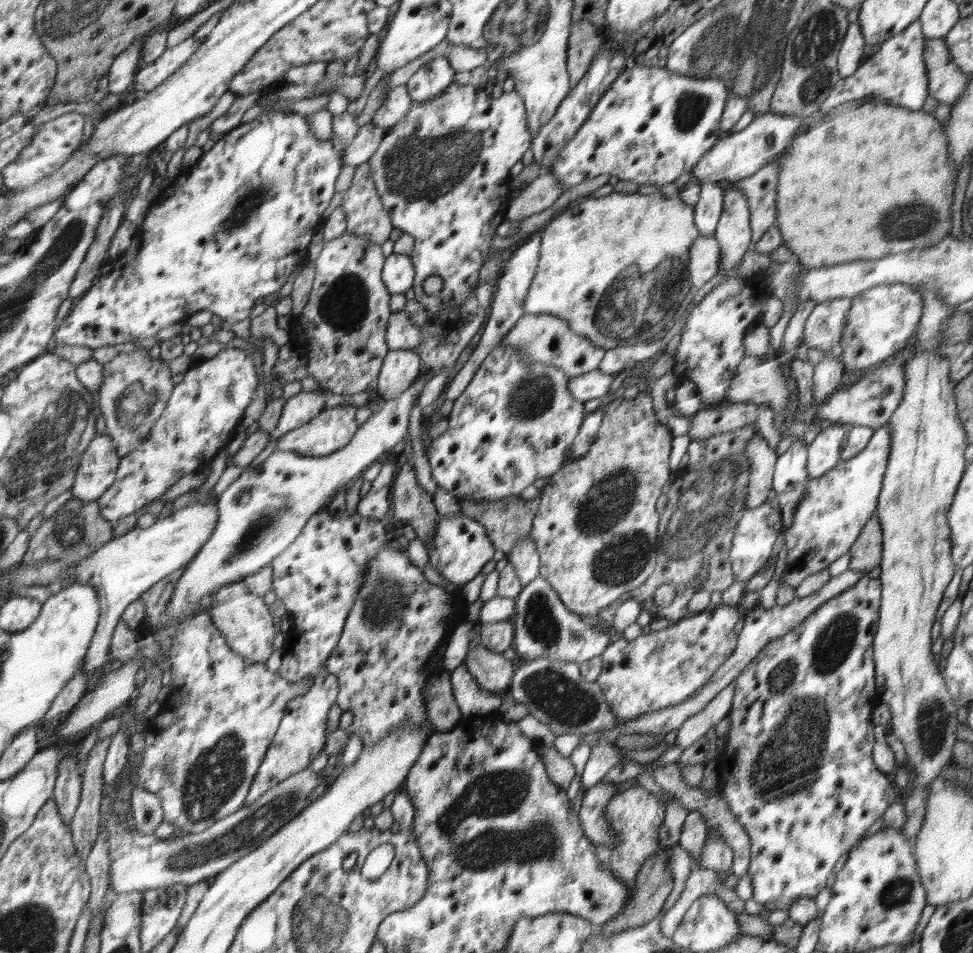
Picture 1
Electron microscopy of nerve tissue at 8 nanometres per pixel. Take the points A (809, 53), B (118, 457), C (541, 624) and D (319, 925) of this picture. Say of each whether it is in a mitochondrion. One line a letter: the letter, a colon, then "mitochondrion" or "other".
A: mitochondrion
B: other
C: mitochondrion
D: mitochondrion

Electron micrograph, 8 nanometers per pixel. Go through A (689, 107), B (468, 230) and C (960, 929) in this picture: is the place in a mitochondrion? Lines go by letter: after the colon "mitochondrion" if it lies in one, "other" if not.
A: mitochondrion
B: other
C: mitochondrion

